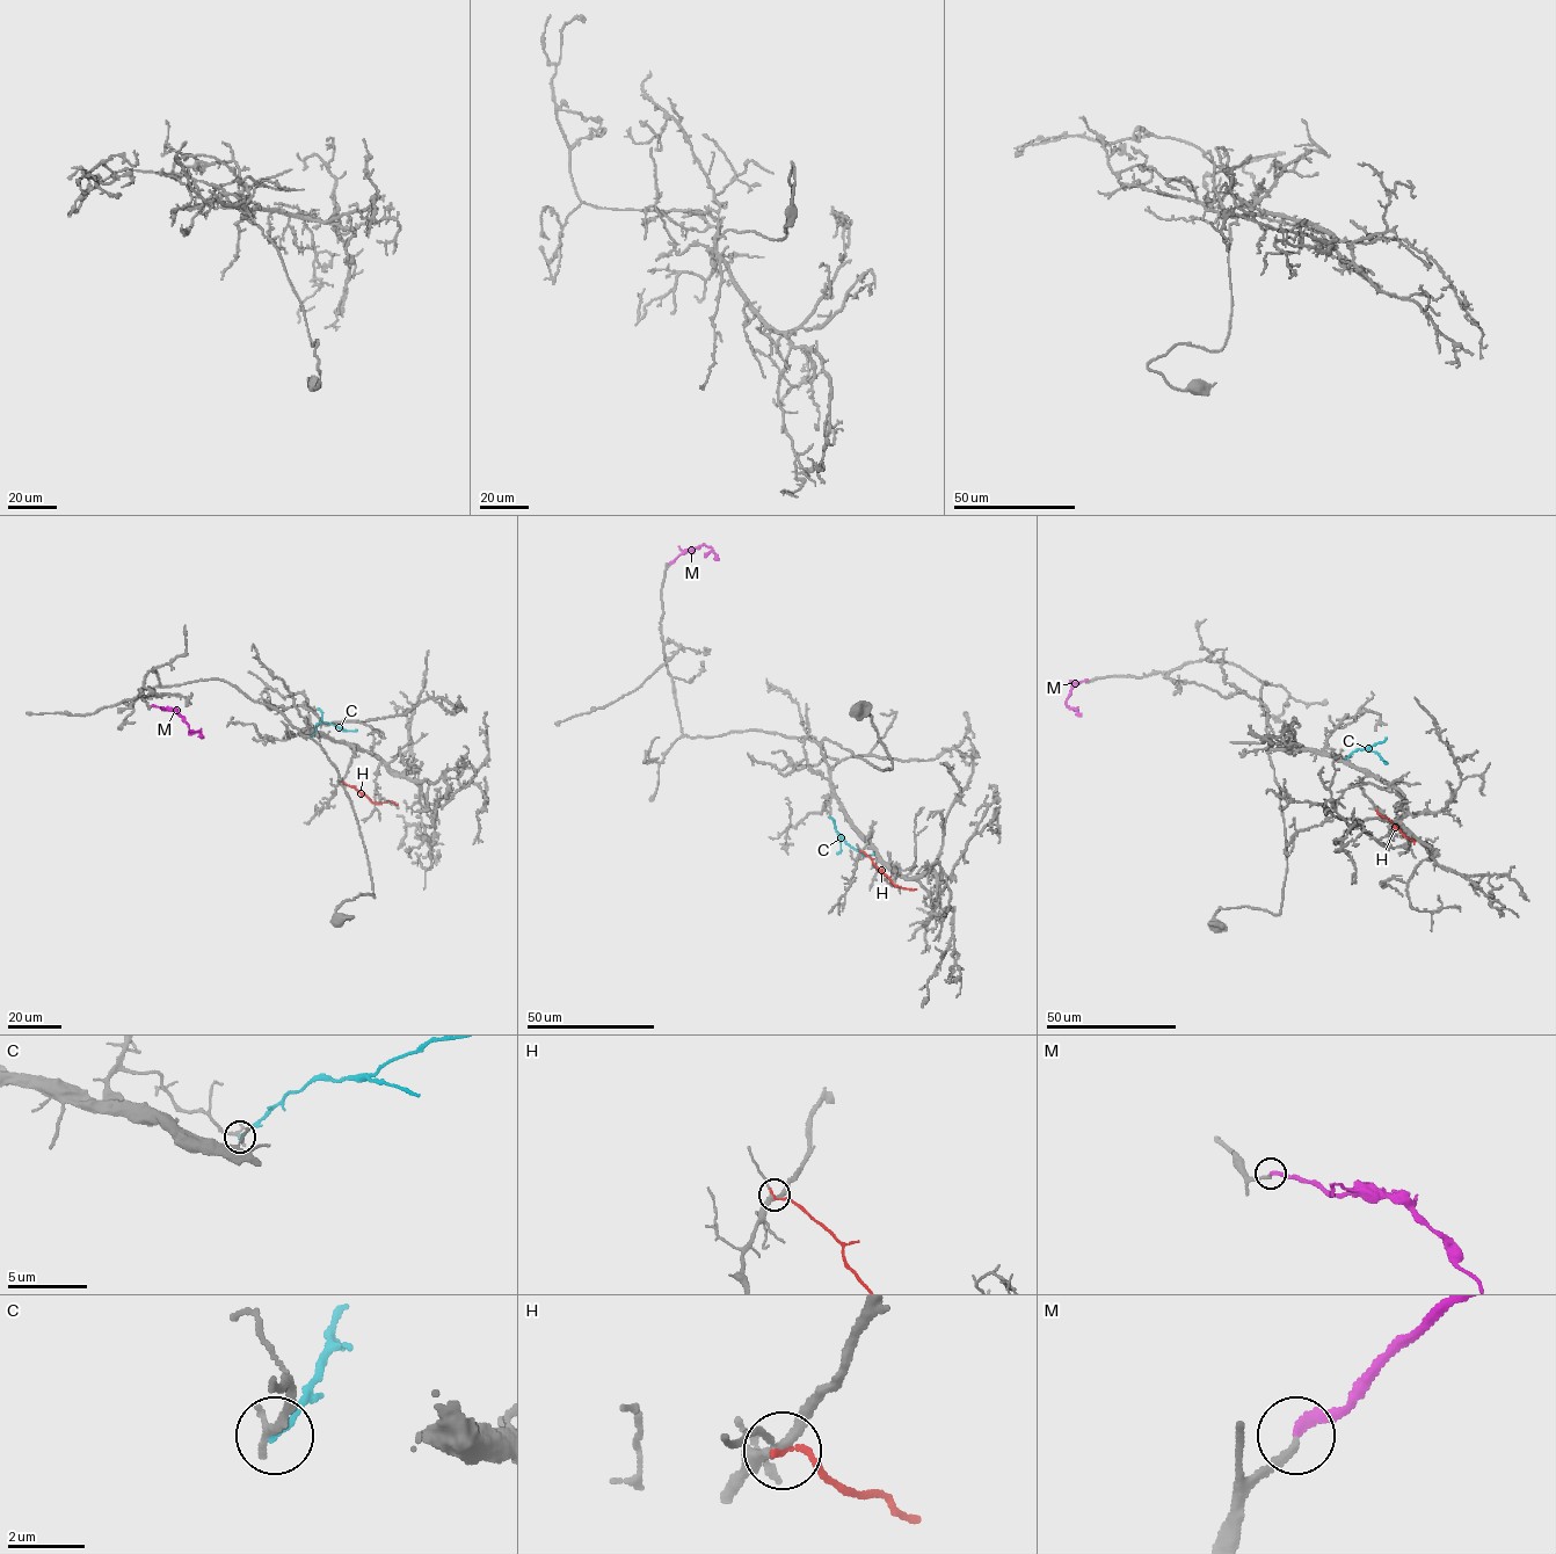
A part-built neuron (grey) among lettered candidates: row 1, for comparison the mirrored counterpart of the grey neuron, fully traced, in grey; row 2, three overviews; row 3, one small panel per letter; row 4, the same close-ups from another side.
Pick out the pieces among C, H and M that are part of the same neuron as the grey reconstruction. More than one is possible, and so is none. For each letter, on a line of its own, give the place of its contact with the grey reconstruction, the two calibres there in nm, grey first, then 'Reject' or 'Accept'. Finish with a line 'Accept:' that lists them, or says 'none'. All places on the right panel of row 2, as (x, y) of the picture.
C: Touches grey at (1345, 759). Thickness 240 nm (grey) against 160 nm. Reject
H: Touches grey at (1376, 811). Thickness 240 nm (grey) against 160 nm. Reject
M: Touches grey at (1086, 680). Thickness 220 nm (grey) against 280 nm. Accept
Accept: M

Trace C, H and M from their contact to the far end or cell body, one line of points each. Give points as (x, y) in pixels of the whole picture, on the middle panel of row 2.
C: (830, 817), (836, 832), (853, 849), (864, 855), (873, 852)
H: (860, 851), (893, 884), (916, 890)
M: (669, 564), (704, 544), (712, 549), (718, 560)

